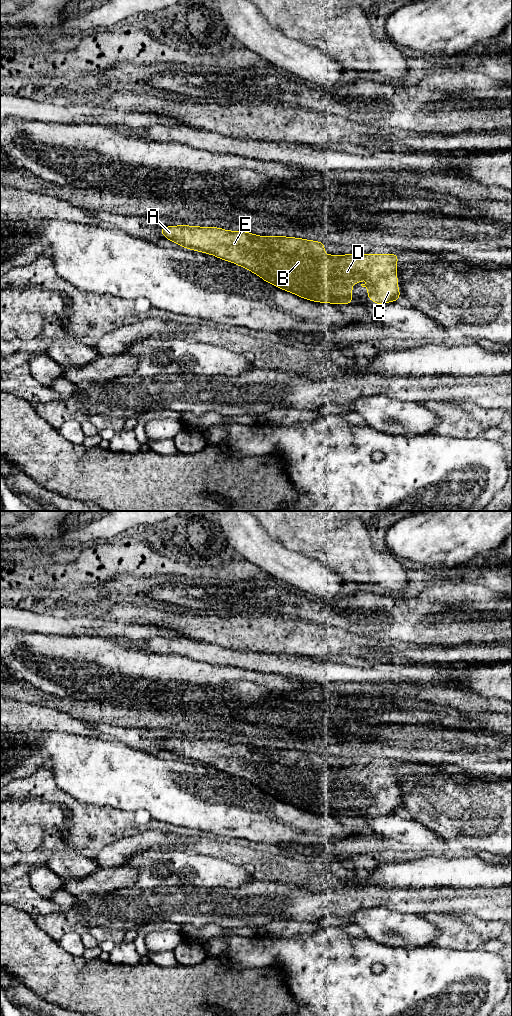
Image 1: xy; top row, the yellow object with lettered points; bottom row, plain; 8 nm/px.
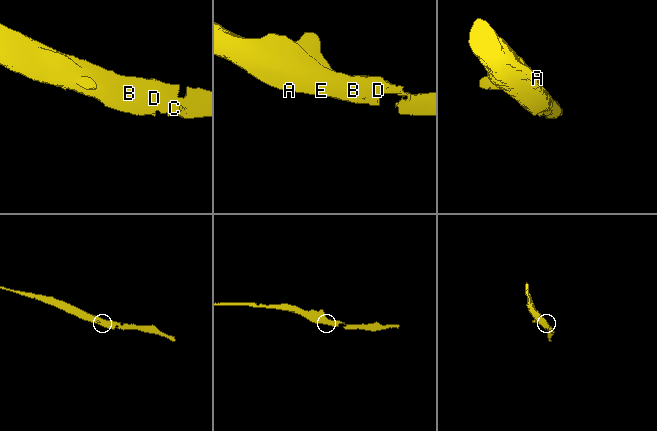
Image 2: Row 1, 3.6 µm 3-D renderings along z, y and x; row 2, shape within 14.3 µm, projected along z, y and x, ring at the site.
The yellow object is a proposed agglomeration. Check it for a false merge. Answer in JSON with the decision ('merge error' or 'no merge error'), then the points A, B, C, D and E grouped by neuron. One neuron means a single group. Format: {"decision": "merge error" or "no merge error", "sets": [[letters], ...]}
{"decision": "no merge error", "sets": [["A", "B", "C", "D", "E"]]}

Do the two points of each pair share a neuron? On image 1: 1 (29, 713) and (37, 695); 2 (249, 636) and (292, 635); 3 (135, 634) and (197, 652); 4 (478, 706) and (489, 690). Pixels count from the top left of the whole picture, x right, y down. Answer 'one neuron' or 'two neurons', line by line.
1: two neurons
2: one neuron
3: two neurons
4: two neurons

